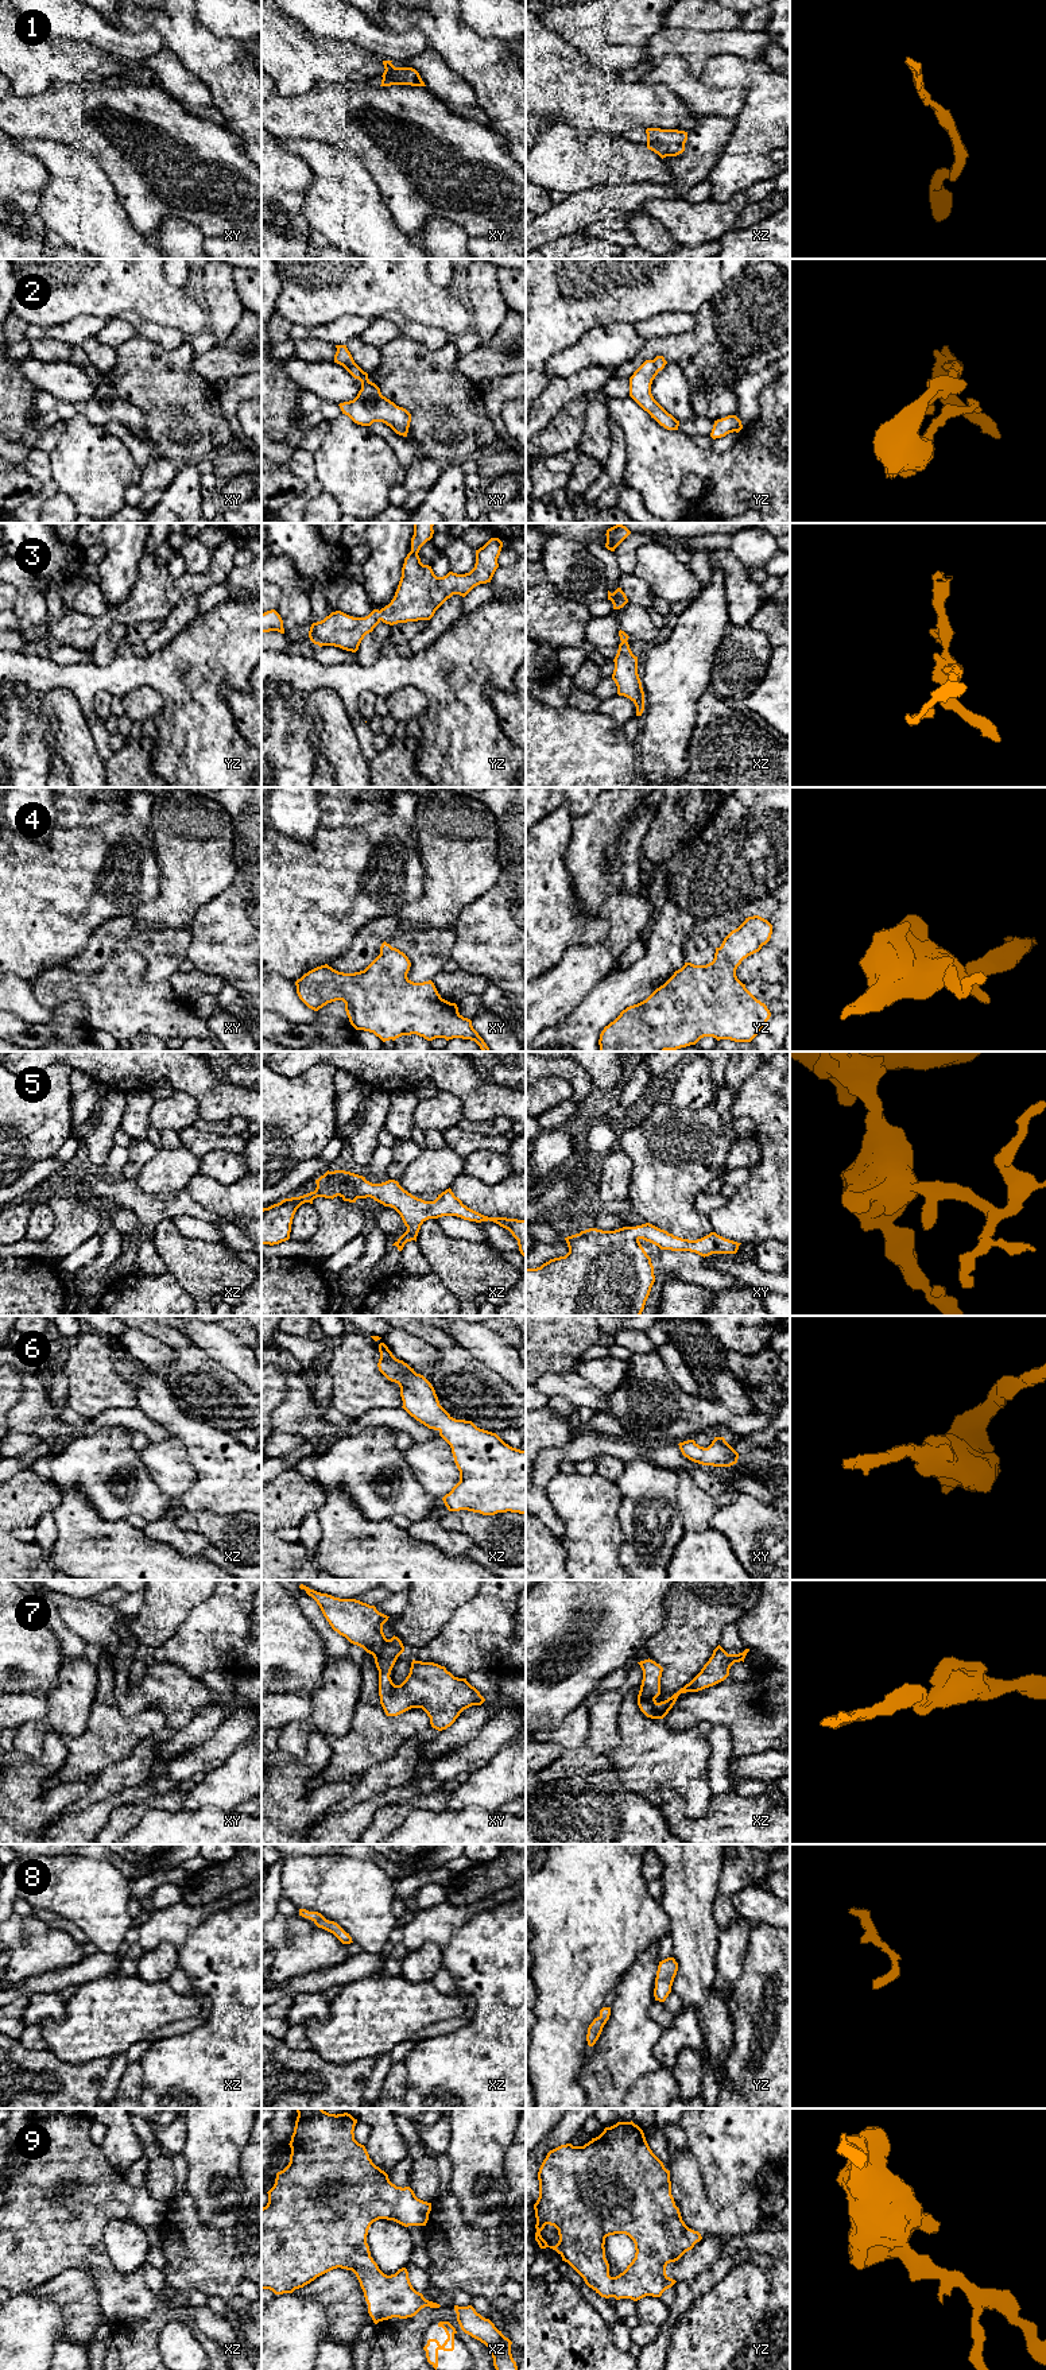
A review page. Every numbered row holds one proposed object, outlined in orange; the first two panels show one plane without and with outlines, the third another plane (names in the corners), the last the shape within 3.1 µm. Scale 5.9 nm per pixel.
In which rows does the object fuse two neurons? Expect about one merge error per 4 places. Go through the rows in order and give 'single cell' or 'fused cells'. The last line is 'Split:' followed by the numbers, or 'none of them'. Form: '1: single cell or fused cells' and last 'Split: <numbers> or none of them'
1: single cell
2: single cell
3: single cell
4: single cell
5: single cell
6: single cell
7: single cell
8: single cell
9: single cell
Split: none of them

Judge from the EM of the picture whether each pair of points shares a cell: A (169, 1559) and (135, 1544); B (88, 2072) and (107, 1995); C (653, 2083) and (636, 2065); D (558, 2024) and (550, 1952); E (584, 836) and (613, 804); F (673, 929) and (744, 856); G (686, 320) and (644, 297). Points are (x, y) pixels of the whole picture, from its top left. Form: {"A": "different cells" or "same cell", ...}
{"A": "same cell", "B": "different cells", "C": "different cells", "D": "same cell", "E": "same cell", "F": "different cells", "G": "different cells"}

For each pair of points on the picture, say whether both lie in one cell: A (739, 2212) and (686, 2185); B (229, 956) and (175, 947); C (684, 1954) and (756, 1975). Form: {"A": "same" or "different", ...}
{"A": "same", "B": "different", "C": "different"}

